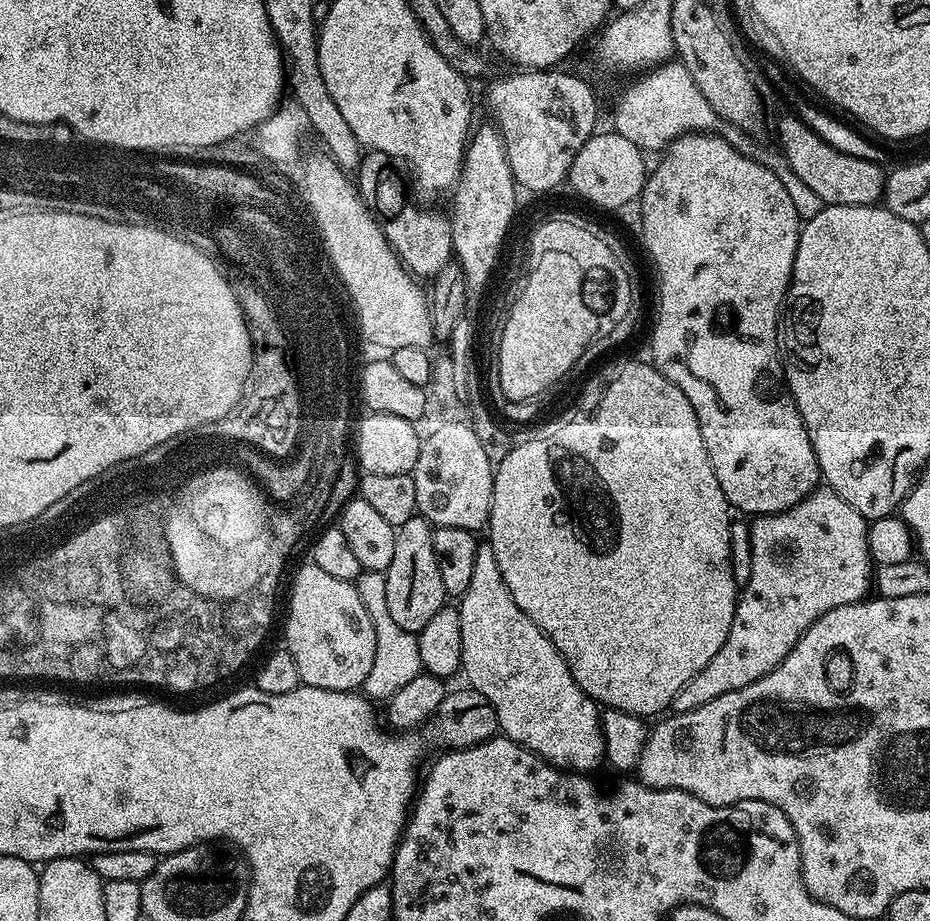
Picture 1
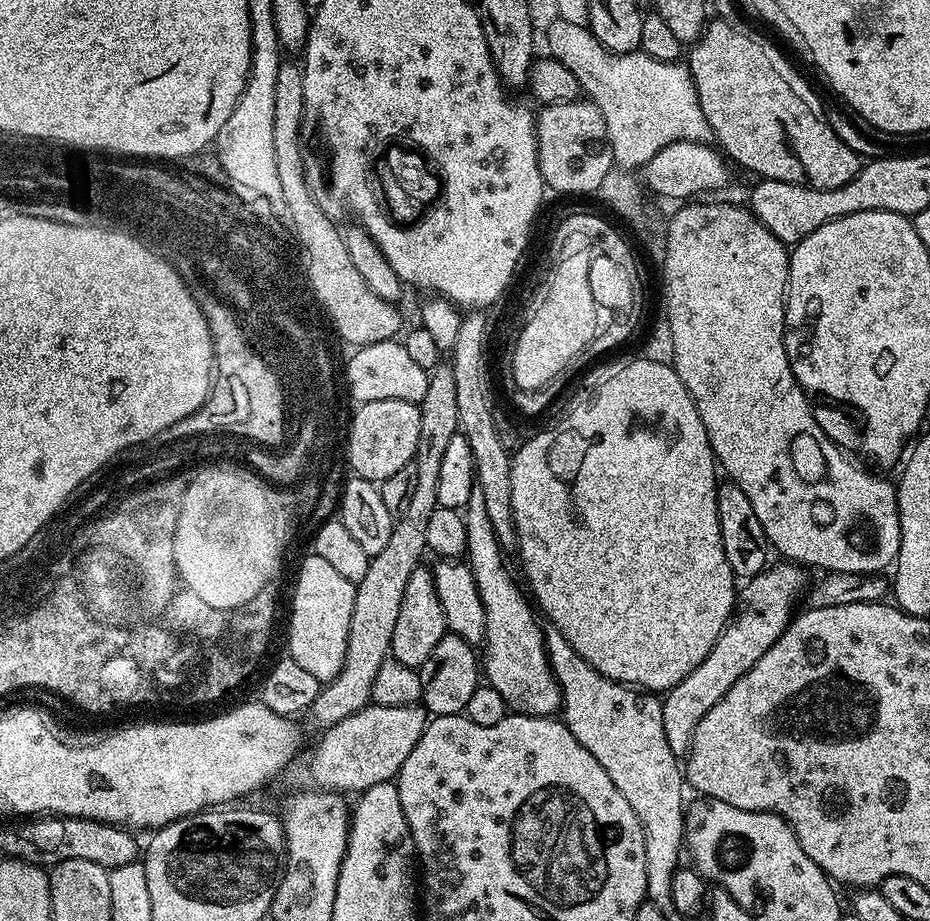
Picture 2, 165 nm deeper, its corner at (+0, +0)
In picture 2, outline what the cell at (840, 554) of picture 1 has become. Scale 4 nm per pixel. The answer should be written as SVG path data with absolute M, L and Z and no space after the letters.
M773 563L765 568L763 572L753 576L739 589L739 607L733 611L731 620L728 621L718 642L714 642L710 654L706 654L704 661L663 697L662 726L666 726L666 742L670 742L670 750L674 750L674 754L678 758L687 757L688 748L692 745L692 731L698 726L698 722L702 722L702 718L710 710L710 706L718 703L726 694L726 690L730 690L730 686L734 686L734 682L738 682L738 678L742 678L742 674L749 672L754 666L754 662L758 662L758 658L762 658L762 654L766 654L766 650L770 650L770 646L774 646L774 642L778 642L778 638L792 623L794 613L797 611L796 603L799 602L800 595L803 594L804 587L808 584L807 574L809 575L809 573L798 563L779 563Z

